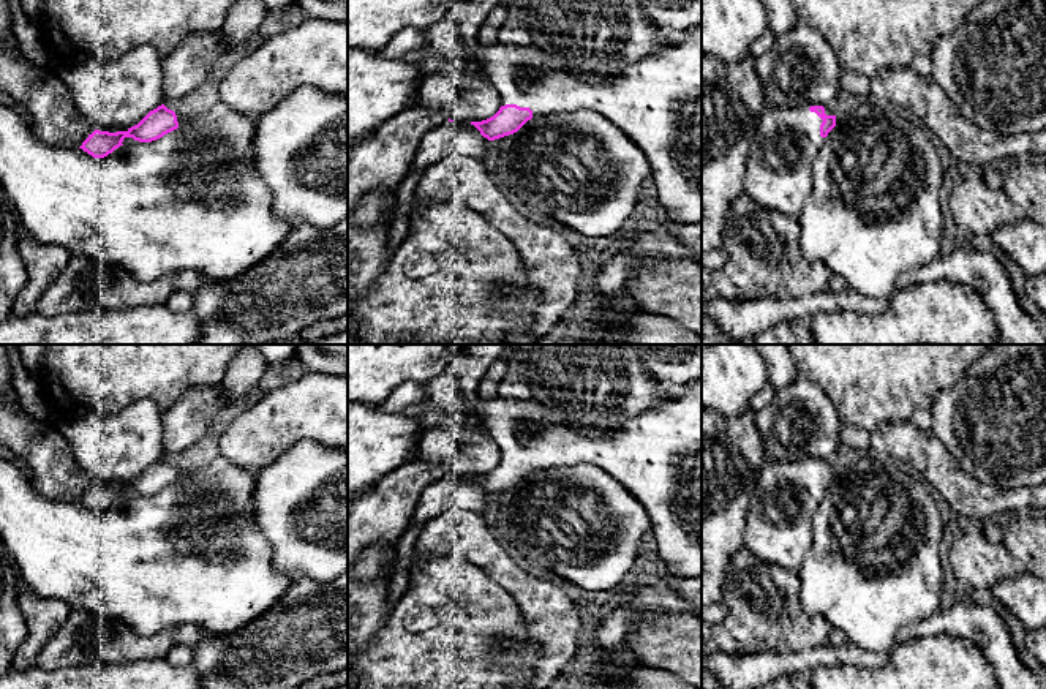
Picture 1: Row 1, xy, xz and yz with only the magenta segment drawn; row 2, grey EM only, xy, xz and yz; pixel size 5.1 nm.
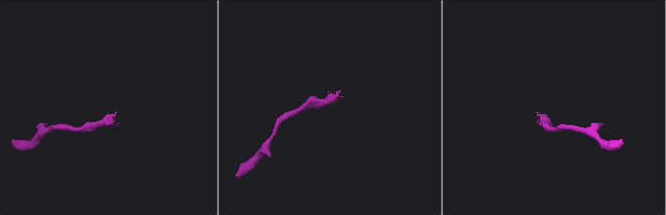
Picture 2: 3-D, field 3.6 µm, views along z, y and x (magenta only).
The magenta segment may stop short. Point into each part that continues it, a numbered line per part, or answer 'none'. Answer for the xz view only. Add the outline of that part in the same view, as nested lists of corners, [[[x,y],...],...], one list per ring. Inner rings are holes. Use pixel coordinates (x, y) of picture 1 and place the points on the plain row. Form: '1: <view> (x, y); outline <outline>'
1: xz (656, 455); outline [[[702,381],[687,392],[668,398],[659,408],[645,409],[624,422],[611,436],[586,436],[570,430],[559,412],[534,398],[499,398],[472,406],[472,425],[499,450],[501,460],[529,461],[534,471],[593,463],[611,474],[646,509],[665,570],[684,577],[702,575]]]

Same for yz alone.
1: yz (787, 493); outline [[[814,458],[773,460],[758,471],[755,490],[746,517],[744,547],[771,566],[798,572],[811,547],[812,521],[825,495],[820,490],[822,473],[811,466]]]

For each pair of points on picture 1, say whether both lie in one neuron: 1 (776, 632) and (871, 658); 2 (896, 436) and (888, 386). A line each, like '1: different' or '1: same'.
1: different
2: different

